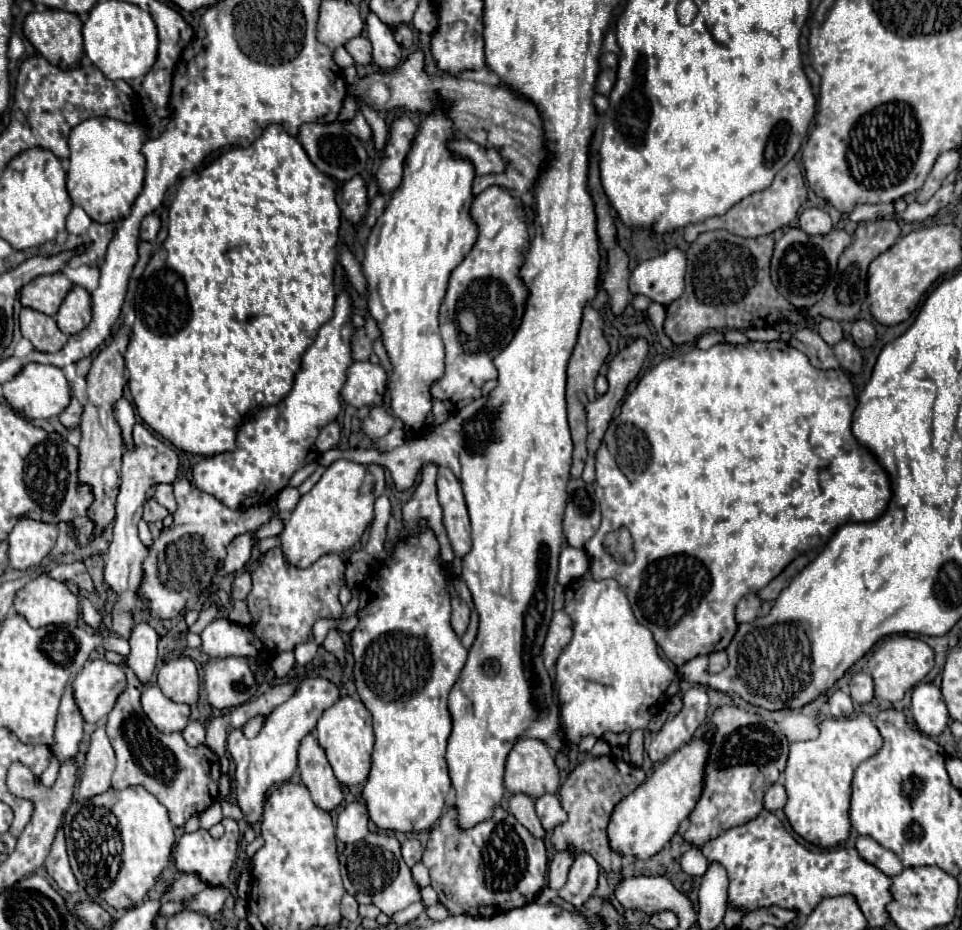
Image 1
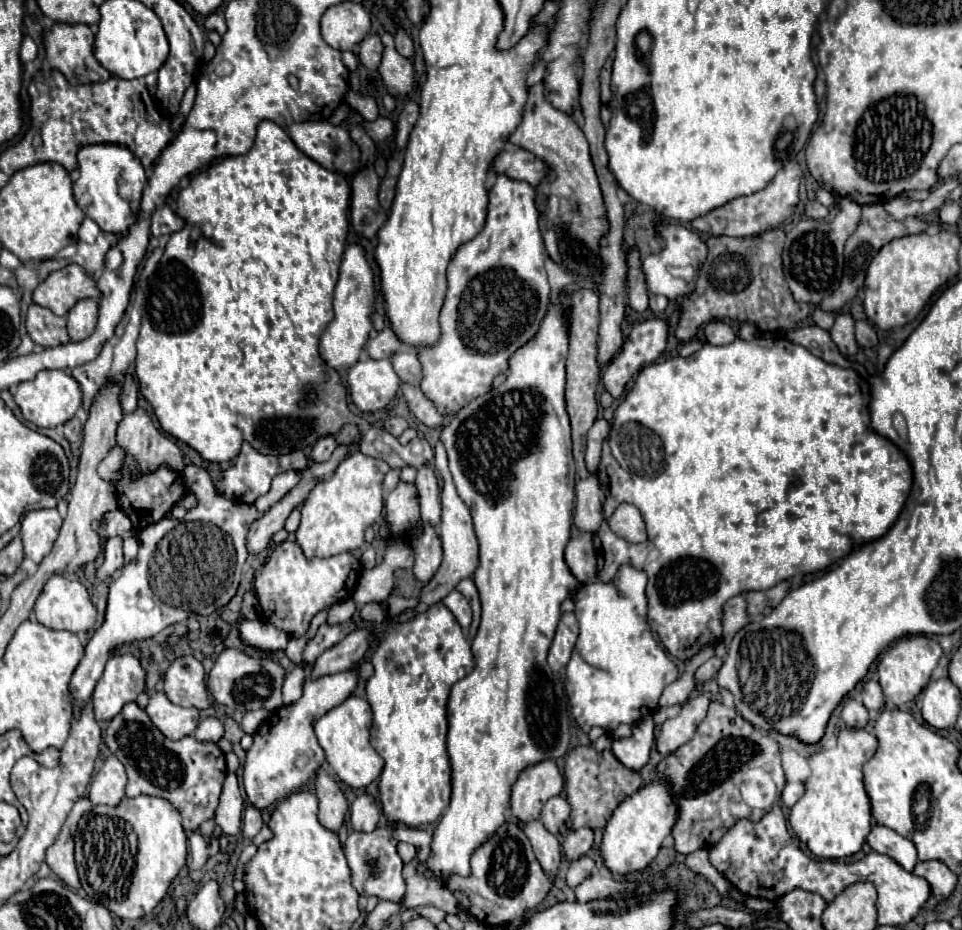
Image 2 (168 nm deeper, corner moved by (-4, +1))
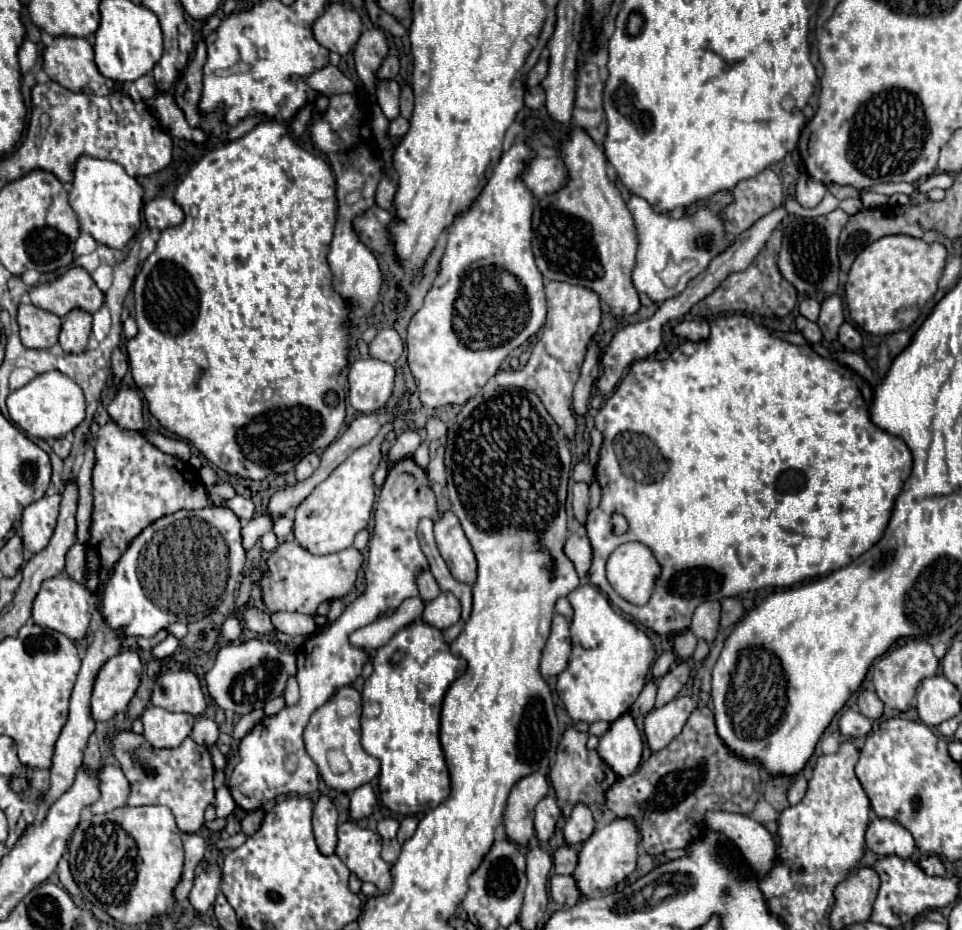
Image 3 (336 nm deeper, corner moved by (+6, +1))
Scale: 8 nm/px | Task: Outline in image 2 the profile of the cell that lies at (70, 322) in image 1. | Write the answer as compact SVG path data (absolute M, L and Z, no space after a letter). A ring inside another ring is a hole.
M95 298L79 300L65 316L71 340L73 342L85 340L97 324L97 316L99 316L99 304L97 304Z

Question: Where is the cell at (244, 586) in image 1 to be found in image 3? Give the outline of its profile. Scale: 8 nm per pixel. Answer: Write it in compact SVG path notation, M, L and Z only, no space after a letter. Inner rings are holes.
M247 608L243 612L243 624L251 632L259 632L259 634L267 634L267 636L273 636L277 632L273 622L271 622L271 616L267 612L257 610L257 608Z

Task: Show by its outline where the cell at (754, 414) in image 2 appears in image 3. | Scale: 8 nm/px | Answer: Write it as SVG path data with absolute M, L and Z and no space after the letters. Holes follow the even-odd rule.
M729 314L721 316L717 320L709 322L711 332L707 340L699 342L685 342L681 344L667 360L641 360L635 362L627 376L617 386L615 394L603 404L599 414L595 416L595 428L603 434L603 448L599 452L599 464L595 468L595 478L601 484L601 506L593 512L589 512L585 528L591 540L593 548L593 564L589 570L589 580L599 586L603 594L609 596L609 600L621 608L625 614L631 614L635 620L645 624L647 628L655 630L663 638L667 634L679 634L681 630L689 628L693 610L707 600L723 600L727 596L745 594L751 590L759 590L765 586L793 586L803 580L811 580L817 576L827 576L833 570L839 570L847 564L851 564L855 558L859 558L863 552L867 552L885 532L885 526L889 522L893 502L903 488L903 482L911 474L911 450L907 444L875 426L869 418L869 404L873 400L873 388L867 380L861 380L859 376L853 376L853 370L837 364L831 358L819 356L809 346L795 346L791 342L785 342L777 336L773 336L773 330L757 324L753 318L745 314ZM611 514L623 514L627 518L627 532L621 536L615 536ZM625 542L643 542L647 544L655 558L661 562L661 576L655 584L655 592L651 600L645 606L633 606L627 600L617 600L615 590L605 578L605 562L609 554Z

